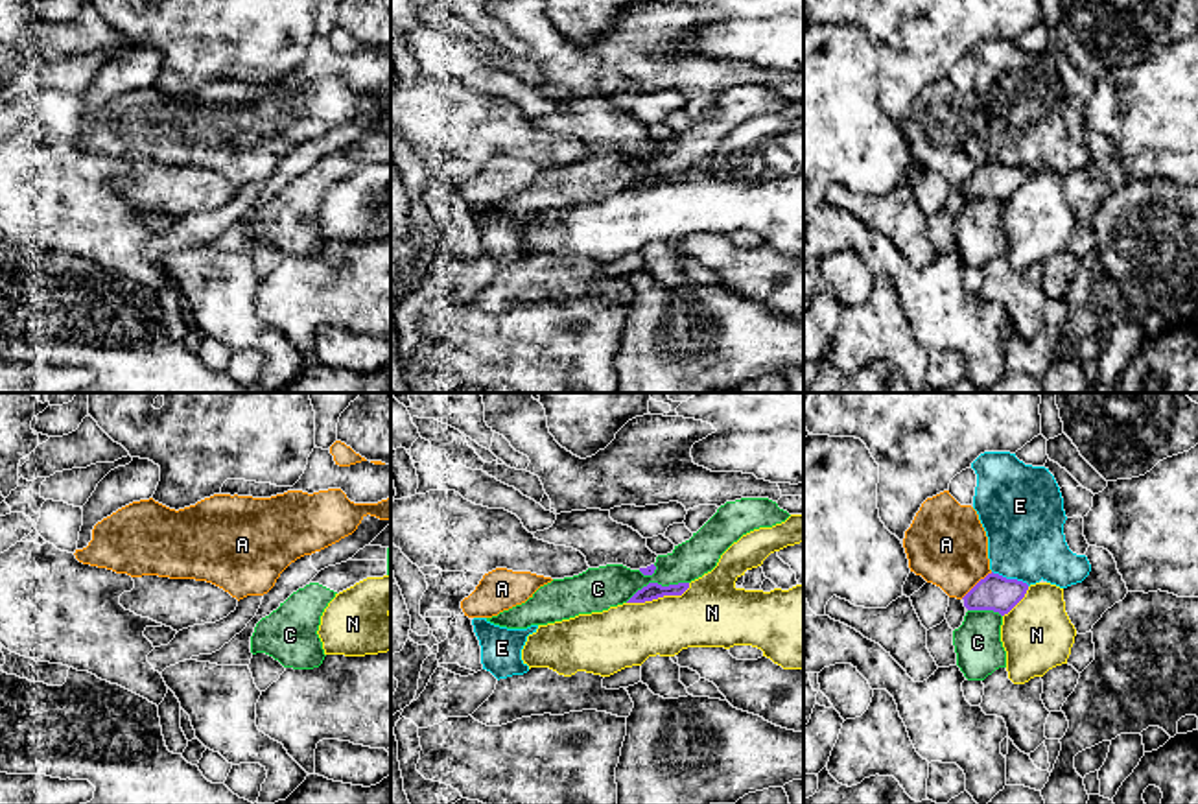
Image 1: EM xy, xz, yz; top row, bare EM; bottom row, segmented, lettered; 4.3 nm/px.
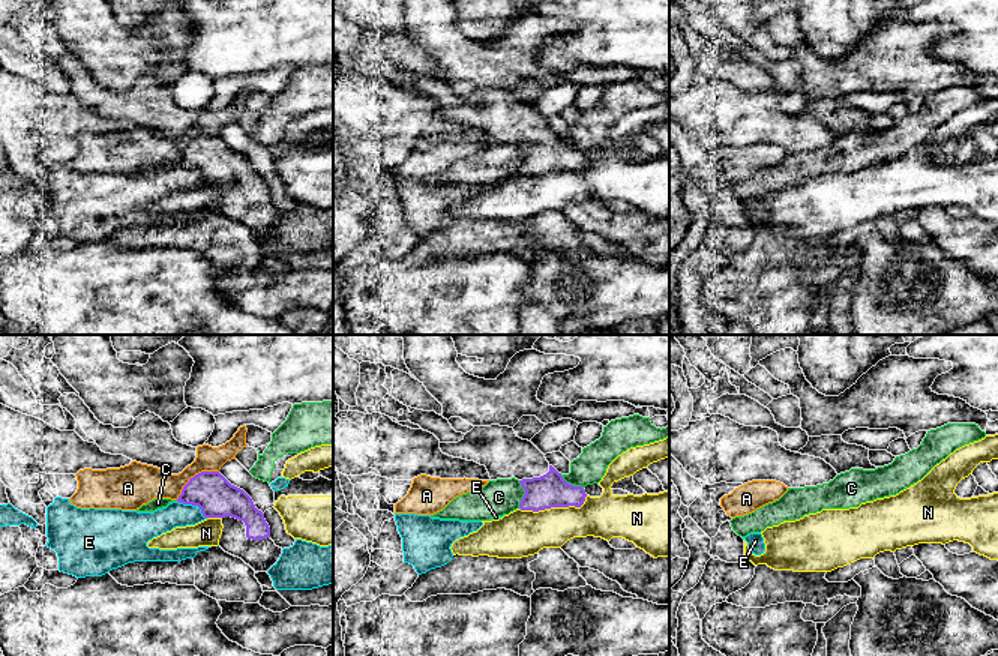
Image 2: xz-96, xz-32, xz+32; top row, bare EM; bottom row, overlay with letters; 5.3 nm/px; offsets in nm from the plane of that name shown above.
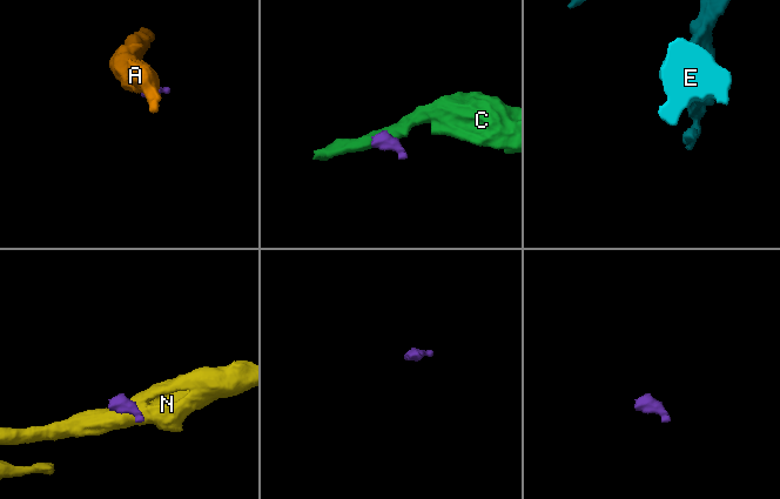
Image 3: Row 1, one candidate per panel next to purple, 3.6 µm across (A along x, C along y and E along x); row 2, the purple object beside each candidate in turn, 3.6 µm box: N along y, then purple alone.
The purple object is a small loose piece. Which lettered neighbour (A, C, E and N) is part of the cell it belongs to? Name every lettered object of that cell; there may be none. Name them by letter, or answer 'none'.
none

